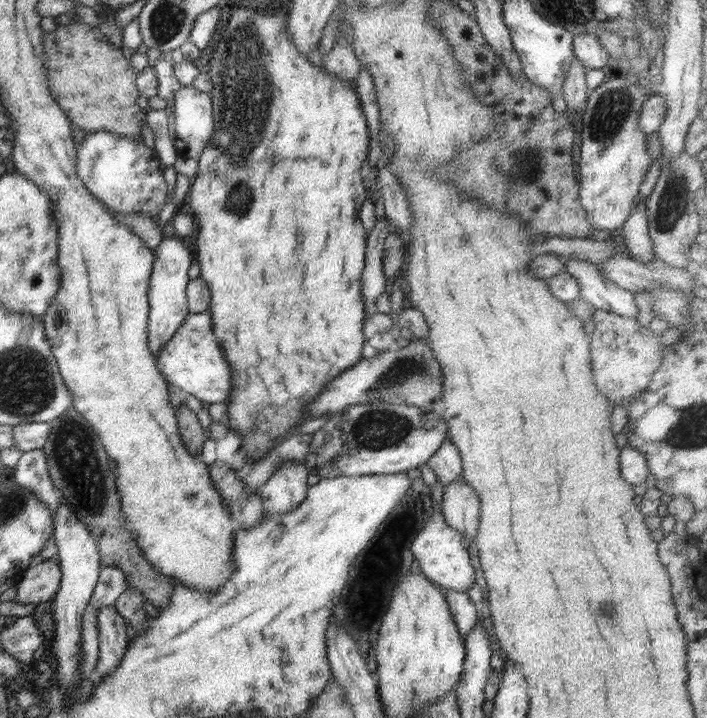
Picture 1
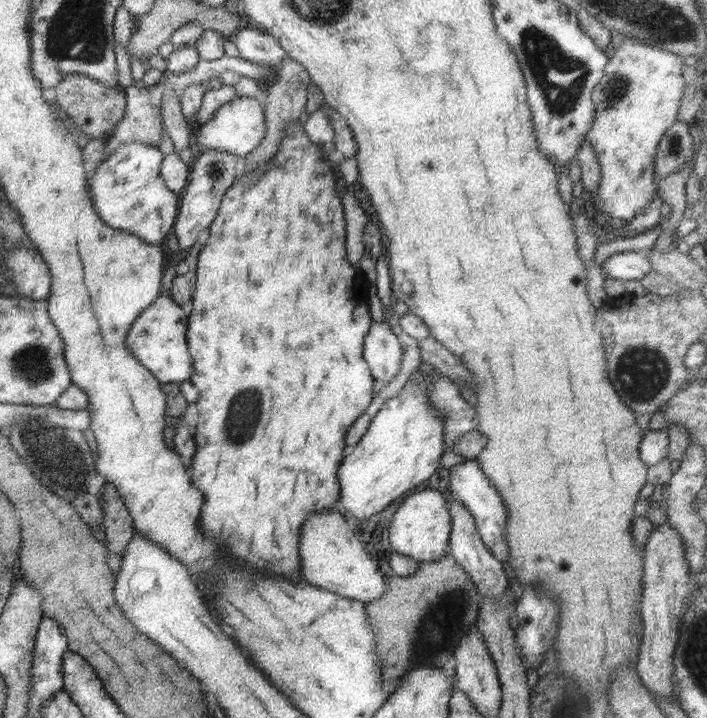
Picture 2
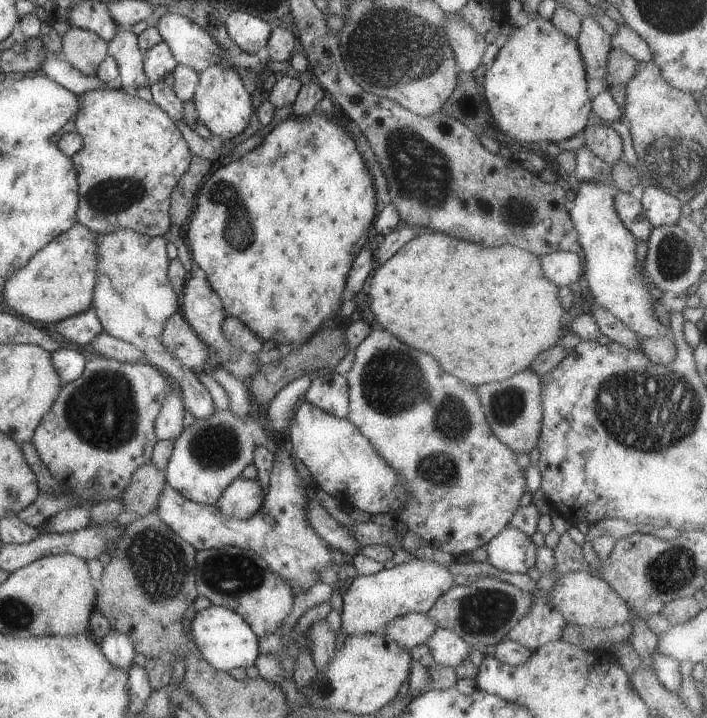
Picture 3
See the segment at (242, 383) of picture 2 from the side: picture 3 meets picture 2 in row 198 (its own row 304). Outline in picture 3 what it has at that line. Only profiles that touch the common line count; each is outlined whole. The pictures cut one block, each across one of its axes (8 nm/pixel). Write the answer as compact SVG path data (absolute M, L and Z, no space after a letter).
M310 112L306 116L295 116L293 113L279 114L276 117L274 128L270 134L263 136L262 142L244 154L240 160L232 160L224 165L218 165L214 174L201 185L198 192L198 204L191 215L188 225L188 247L192 252L191 259L206 273L206 279L218 298L226 315L238 318L246 324L263 342L272 340L285 352L296 349L300 344L308 342L314 333L326 322L336 318L342 304L342 294L346 288L346 276L350 272L352 260L372 240L373 223L375 222L378 207L378 197L375 192L373 178L365 166L365 160L358 151L357 142L353 135L348 135L342 126L334 124L327 114Z

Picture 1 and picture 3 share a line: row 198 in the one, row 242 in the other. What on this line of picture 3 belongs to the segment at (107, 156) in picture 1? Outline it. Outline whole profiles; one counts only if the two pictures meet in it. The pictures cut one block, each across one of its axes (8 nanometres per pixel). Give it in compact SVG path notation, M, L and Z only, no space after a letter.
M118 228L110 234L98 234L96 236L96 254L98 254L98 265L96 270L96 287L93 291L92 305L103 330L113 338L136 346L144 352L144 359L151 366L167 377L175 386L178 386L182 398L184 398L185 410L198 420L212 418L216 407L212 401L210 392L200 382L192 370L188 370L178 358L174 358L162 344L162 335L166 322L179 311L180 296L174 292L170 280L168 280L169 265L171 260L167 254L167 240L163 236L150 237L138 234L134 230Z

